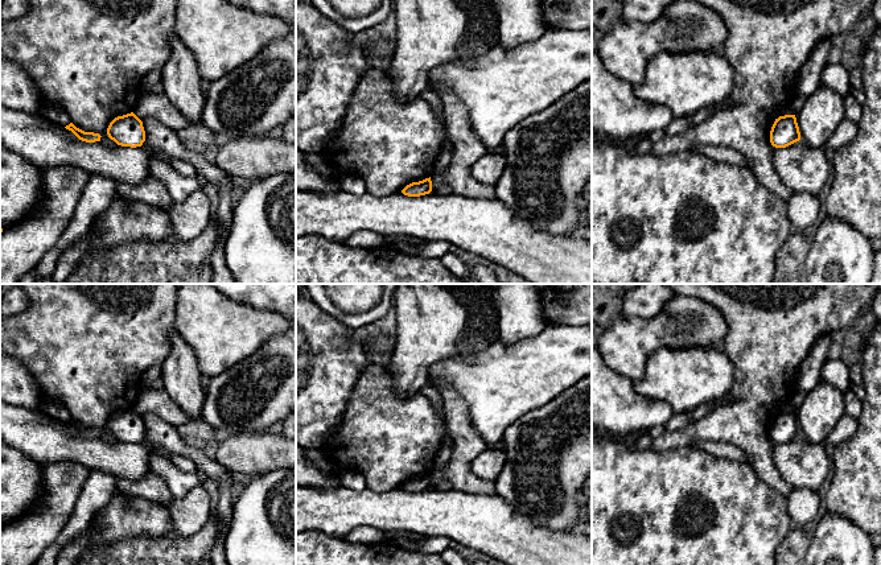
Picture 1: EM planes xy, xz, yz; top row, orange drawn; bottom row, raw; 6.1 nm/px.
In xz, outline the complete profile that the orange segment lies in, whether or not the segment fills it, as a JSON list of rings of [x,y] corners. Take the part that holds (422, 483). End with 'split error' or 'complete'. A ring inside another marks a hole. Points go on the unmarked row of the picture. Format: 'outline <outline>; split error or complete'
outline [[[431,473],[419,478],[412,478],[402,486],[402,488],[408,492],[420,492],[429,490],[431,487],[432,487]]]; complete

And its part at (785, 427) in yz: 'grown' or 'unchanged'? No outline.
unchanged

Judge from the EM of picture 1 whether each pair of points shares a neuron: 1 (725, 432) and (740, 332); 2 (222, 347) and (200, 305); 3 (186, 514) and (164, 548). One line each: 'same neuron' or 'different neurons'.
1: same neuron
2: same neuron
3: different neurons

